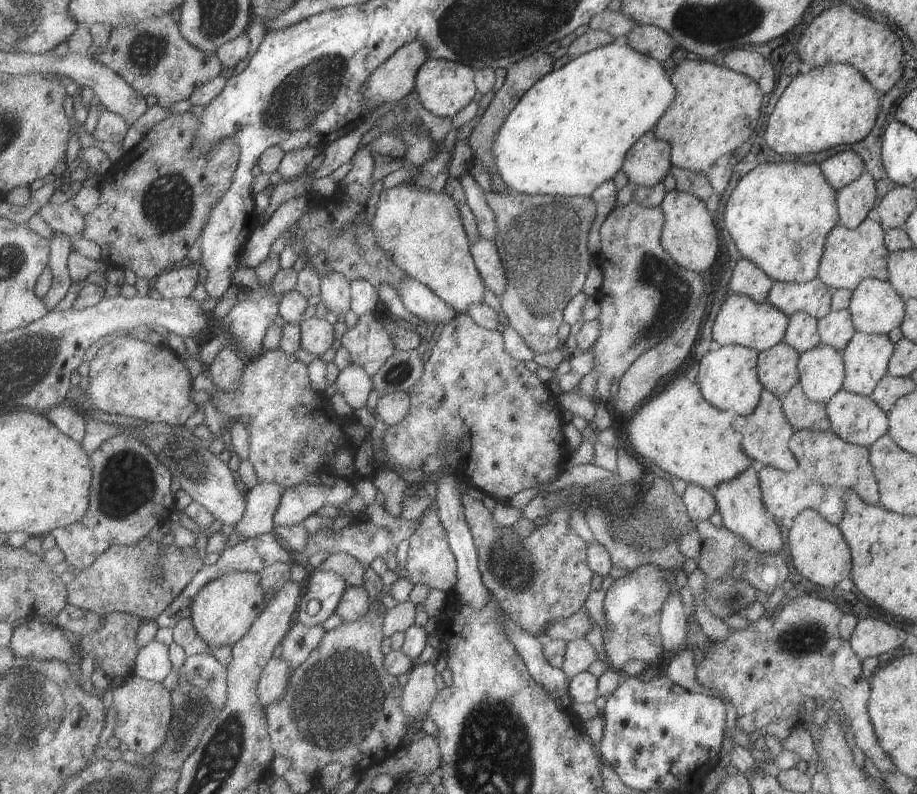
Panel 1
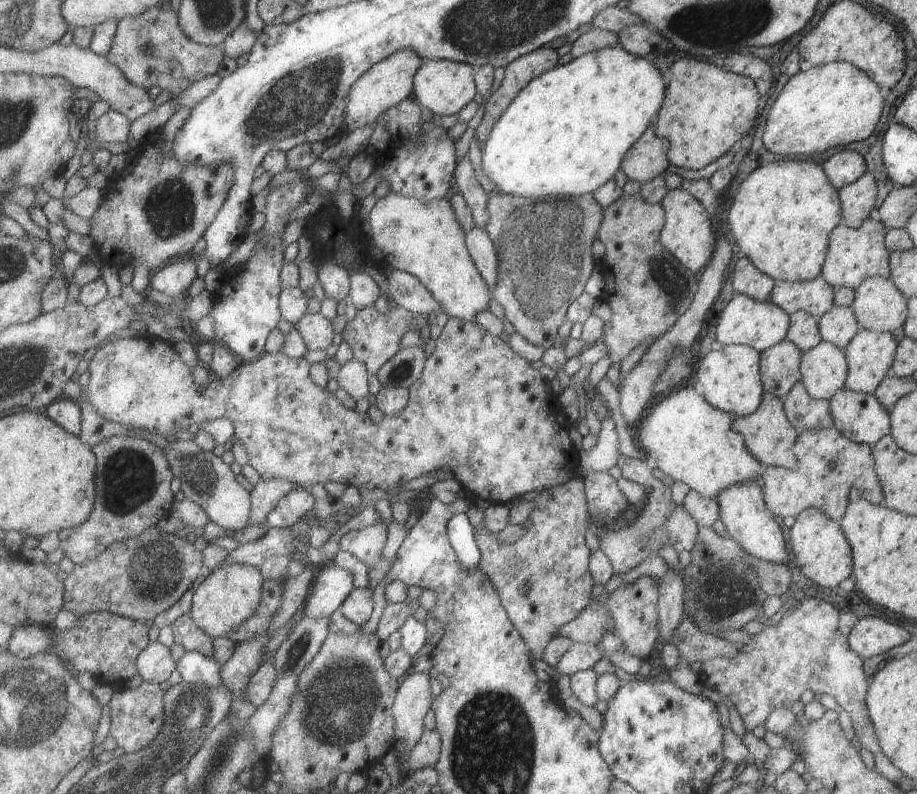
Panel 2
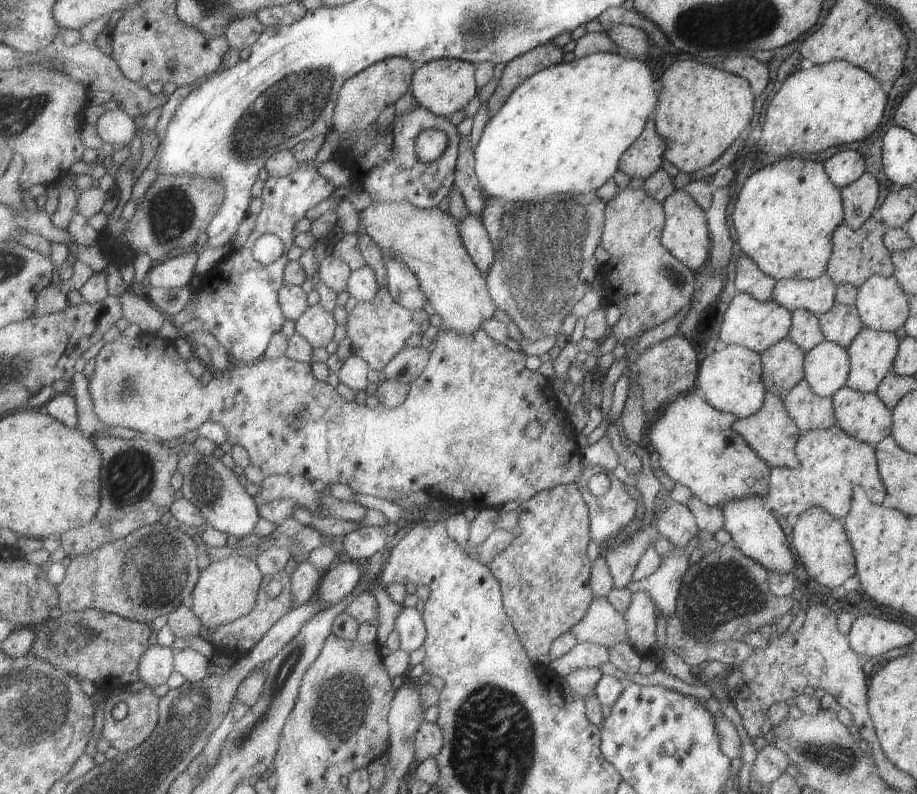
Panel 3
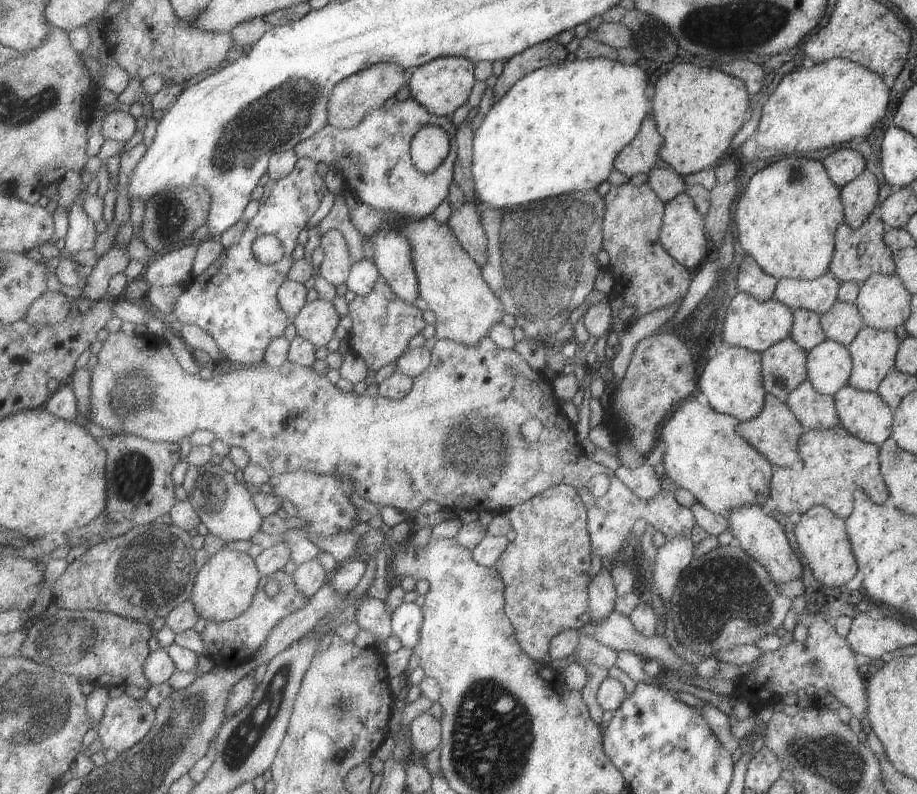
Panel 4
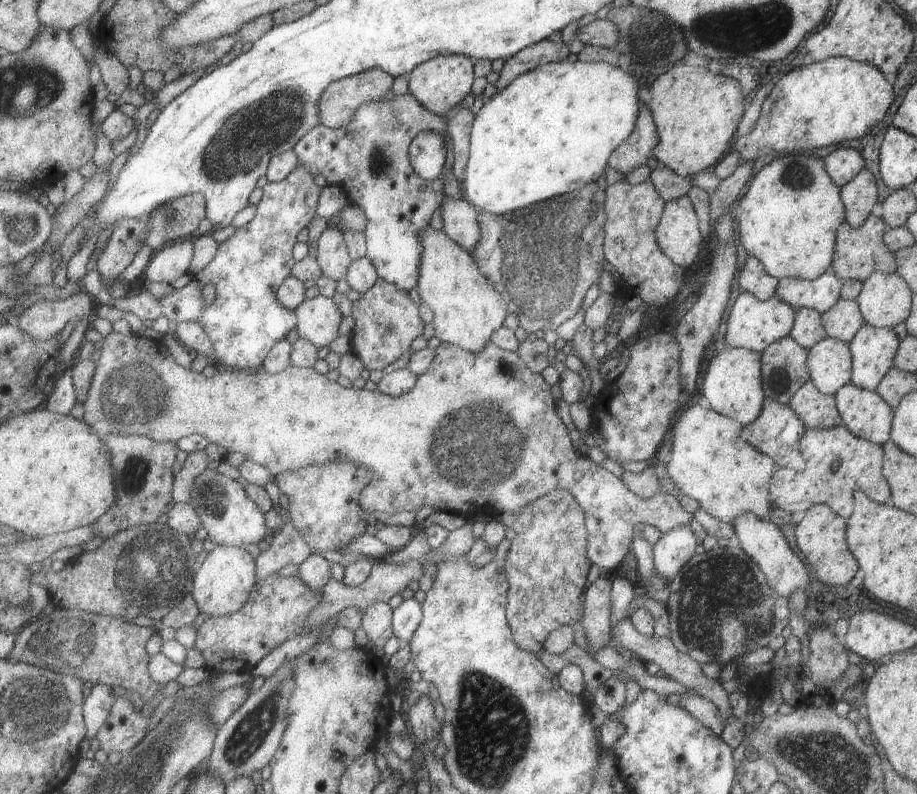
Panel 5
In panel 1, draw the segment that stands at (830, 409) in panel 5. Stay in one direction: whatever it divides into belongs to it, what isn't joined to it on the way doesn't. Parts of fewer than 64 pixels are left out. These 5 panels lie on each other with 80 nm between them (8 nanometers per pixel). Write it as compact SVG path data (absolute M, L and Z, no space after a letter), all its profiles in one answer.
M795 383L781 399L782 411L794 431L807 429L810 431L829 430L829 419L825 412L825 403L810 401L802 391L799 383Z

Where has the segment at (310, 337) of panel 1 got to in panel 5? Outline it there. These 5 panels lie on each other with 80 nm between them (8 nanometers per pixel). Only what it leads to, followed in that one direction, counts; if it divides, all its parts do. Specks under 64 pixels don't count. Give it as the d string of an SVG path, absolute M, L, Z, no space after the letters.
M318 295L307 299L295 312L298 316L299 336L313 342L315 346L329 346L339 336L343 314L335 300Z

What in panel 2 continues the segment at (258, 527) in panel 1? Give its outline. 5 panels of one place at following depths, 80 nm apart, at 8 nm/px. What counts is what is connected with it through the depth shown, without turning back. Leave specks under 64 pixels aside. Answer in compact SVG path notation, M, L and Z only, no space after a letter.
M282 478L262 479L258 482L251 491L253 508L249 525L267 524L268 516L276 509L279 501L297 487L301 488L300 485Z

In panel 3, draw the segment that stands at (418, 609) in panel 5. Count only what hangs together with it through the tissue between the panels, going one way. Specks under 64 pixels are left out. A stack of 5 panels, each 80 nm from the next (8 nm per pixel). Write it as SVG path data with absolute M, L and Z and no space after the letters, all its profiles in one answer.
M415 607L404 608L397 619L396 630L401 640L401 648L407 652L423 647L428 635L423 615Z

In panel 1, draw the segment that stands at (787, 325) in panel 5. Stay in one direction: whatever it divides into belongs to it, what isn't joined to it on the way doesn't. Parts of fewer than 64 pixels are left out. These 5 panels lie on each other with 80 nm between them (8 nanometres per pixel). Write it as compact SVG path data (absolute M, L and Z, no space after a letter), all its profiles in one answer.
M733 293L720 305L712 325L712 339L723 345L741 345L756 351L767 350L783 341L788 316L767 301L756 303L748 296Z

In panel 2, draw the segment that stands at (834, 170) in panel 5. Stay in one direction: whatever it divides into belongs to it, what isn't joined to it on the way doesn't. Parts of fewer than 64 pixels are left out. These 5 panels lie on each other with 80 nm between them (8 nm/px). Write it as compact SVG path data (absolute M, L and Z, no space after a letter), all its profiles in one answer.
M841 150L841 152L833 154L821 166L827 180L836 189L851 184L867 171L863 158L852 150Z

